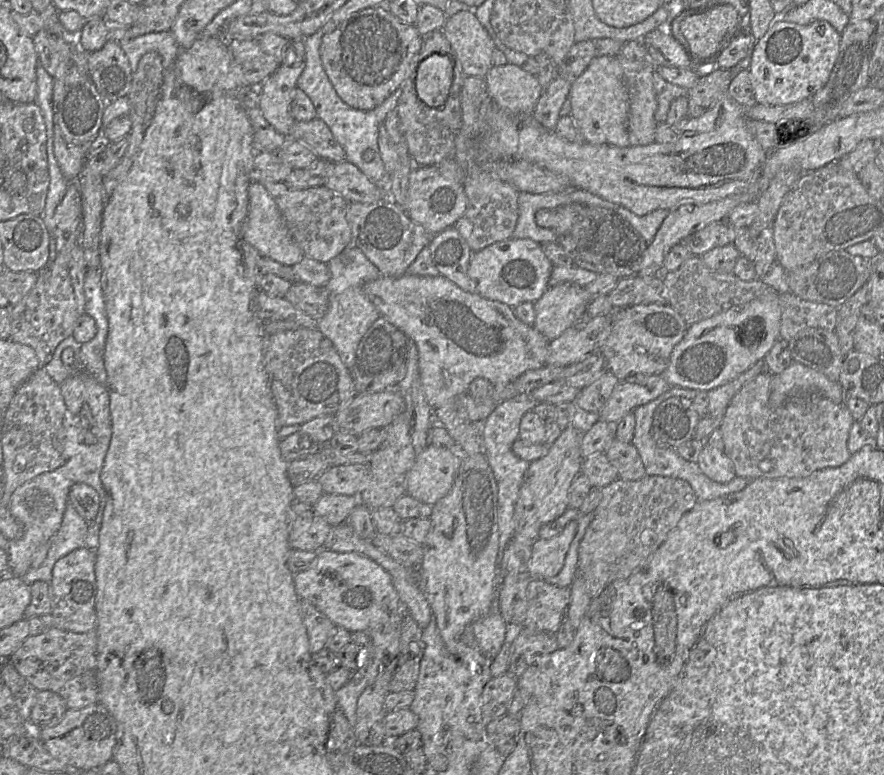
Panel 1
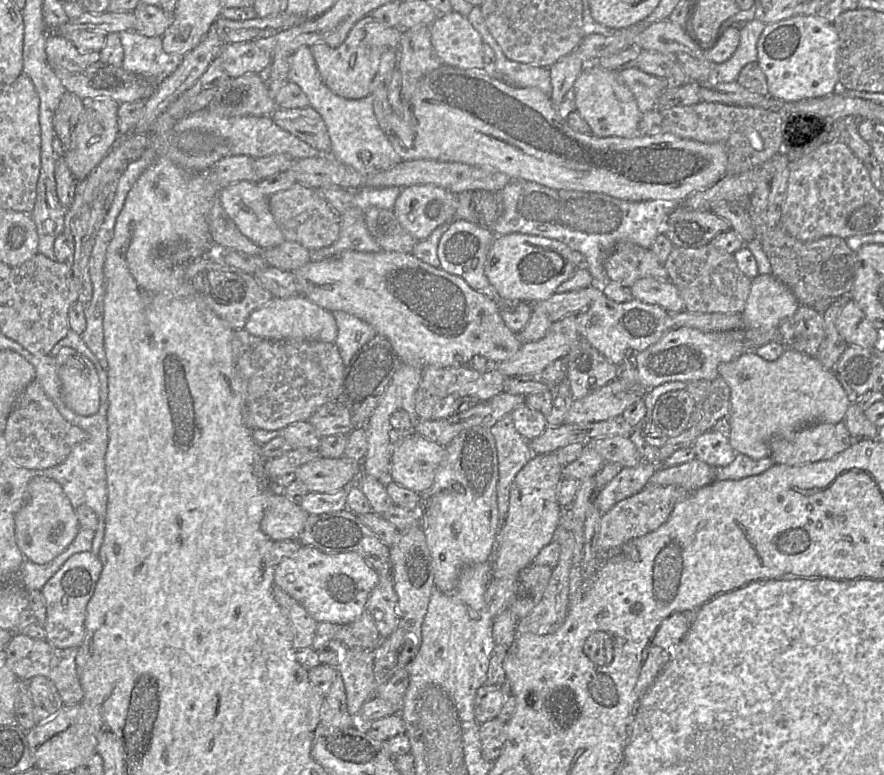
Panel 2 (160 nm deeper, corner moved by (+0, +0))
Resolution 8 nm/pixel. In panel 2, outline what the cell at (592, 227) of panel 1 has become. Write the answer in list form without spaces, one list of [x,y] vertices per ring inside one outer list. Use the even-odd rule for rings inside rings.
[[[629,241],[615,246],[604,262],[604,270],[607,281],[614,281],[624,288],[642,278],[668,280],[664,265],[652,251]]]

